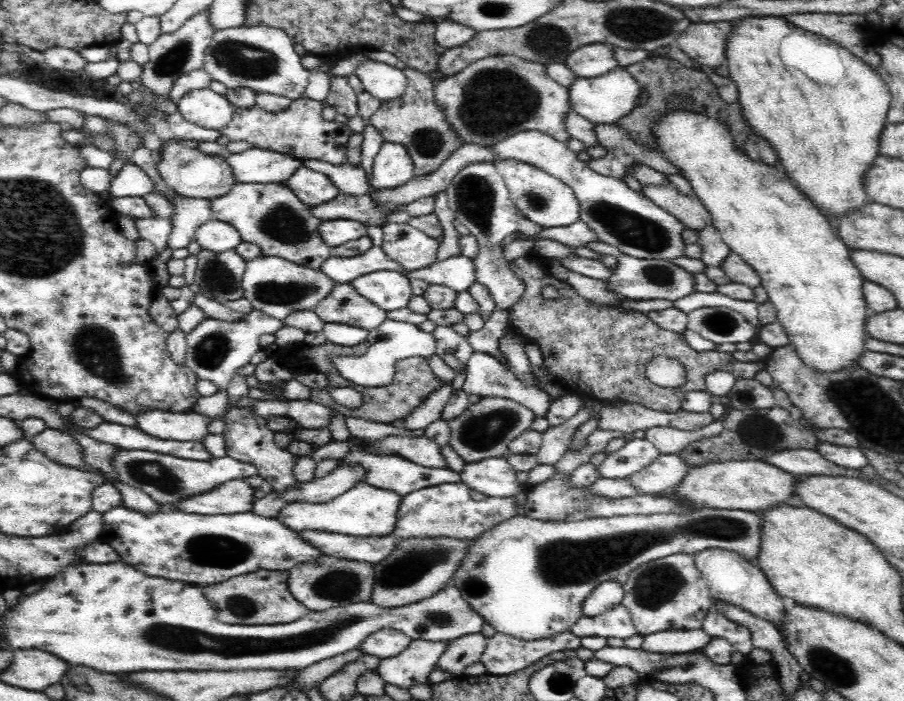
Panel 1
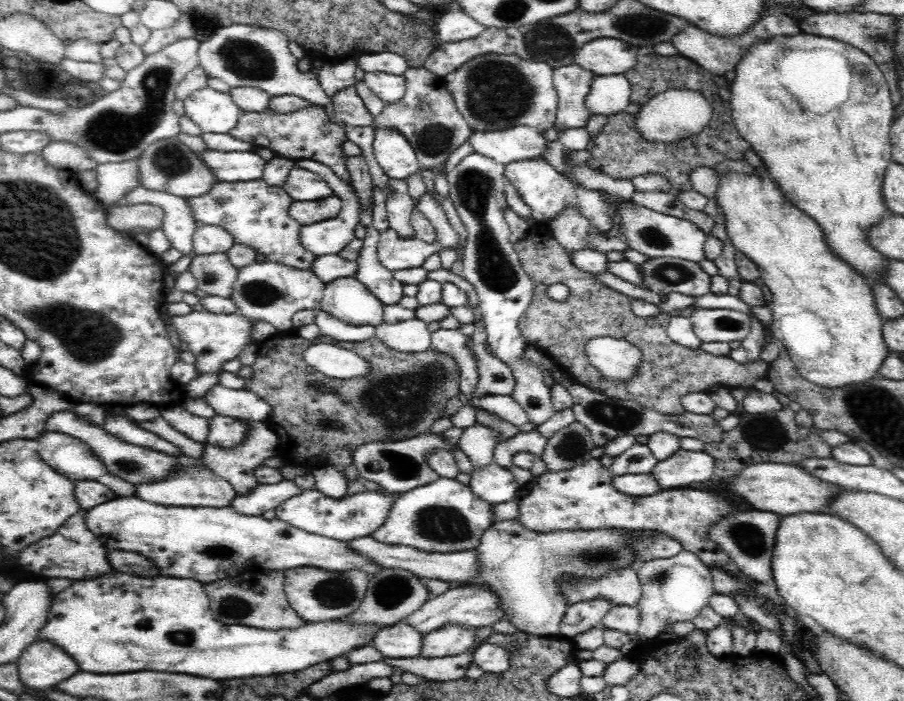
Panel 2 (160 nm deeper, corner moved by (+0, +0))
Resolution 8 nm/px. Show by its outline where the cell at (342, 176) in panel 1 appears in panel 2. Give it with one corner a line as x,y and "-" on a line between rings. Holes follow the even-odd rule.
297,160
295,161
296,167
304,168
314,174
317,174
320,179
327,182
327,185
335,192
335,195
341,200
341,210
336,218
330,218
328,220
317,222
308,226
301,226
298,232
298,239
300,239
300,245
306,249
306,251
312,253
315,257
338,254
345,246
348,246
352,240
355,239
354,230
360,223
359,212
359,200
356,191
348,183
338,178
338,175
332,172
330,167
316,162
315,160

